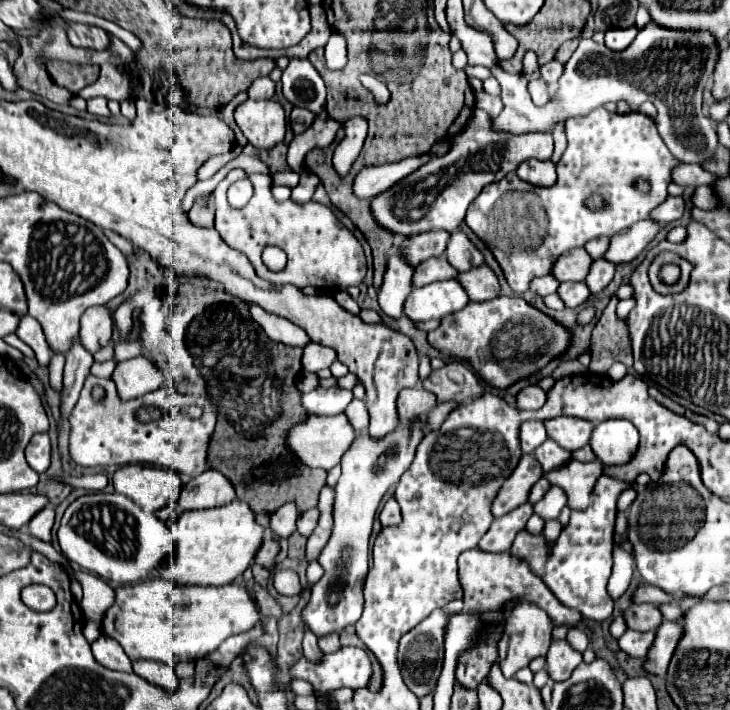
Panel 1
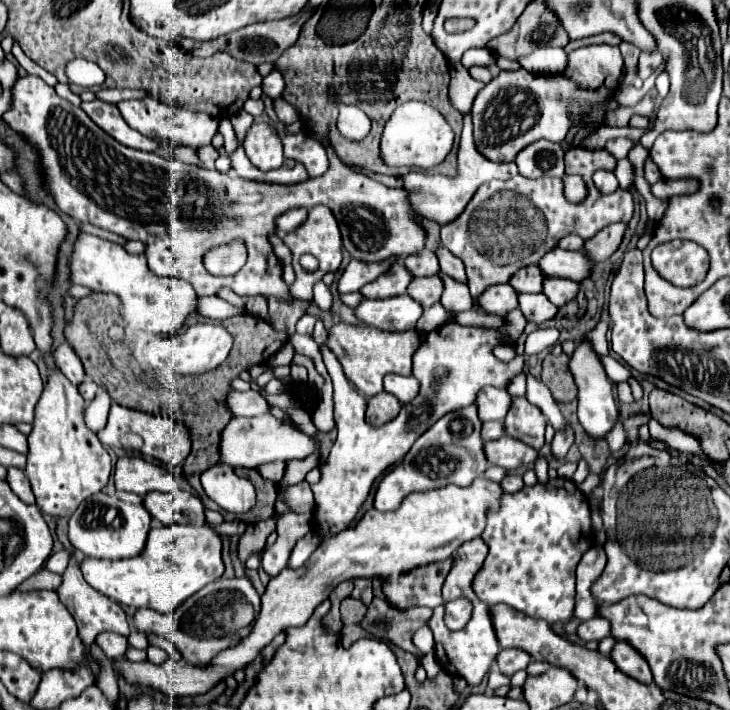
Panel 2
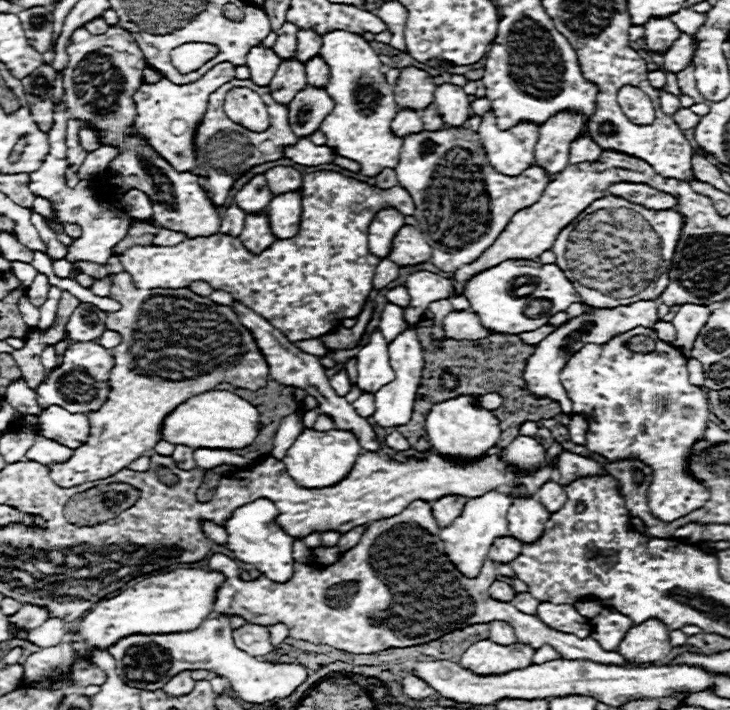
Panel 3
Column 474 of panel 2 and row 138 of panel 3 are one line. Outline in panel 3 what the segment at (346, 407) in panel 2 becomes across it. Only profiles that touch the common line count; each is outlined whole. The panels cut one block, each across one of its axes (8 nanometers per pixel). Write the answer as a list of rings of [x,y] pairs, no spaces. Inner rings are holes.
[[[334,30],[322,36],[320,56],[326,58],[330,68],[326,92],[330,92],[330,98],[334,100],[332,112],[320,126],[326,134],[326,146],[340,156],[356,160],[366,176],[376,176],[382,168],[396,168],[402,138],[396,138],[390,132],[390,122],[398,110],[392,86],[386,84],[386,78],[380,72],[382,62],[378,54],[360,34]]]

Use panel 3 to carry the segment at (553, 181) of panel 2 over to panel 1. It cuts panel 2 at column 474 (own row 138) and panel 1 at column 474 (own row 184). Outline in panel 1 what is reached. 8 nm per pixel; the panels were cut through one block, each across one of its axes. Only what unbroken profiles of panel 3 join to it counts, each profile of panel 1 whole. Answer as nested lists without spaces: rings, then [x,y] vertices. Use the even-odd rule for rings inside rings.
[[[600,108],[588,116],[570,118],[566,122],[566,136],[568,148],[558,164],[558,182],[554,186],[530,190],[528,182],[522,182],[516,174],[508,174],[506,182],[502,180],[502,188],[498,184],[486,186],[466,214],[466,224],[488,242],[518,296],[530,288],[534,278],[550,274],[556,258],[566,250],[584,246],[588,240],[600,236],[614,236],[648,216],[670,224],[680,220],[686,210],[682,196],[668,196],[670,174],[680,160],[664,146],[652,118],[640,112],[616,114]],[[636,178],[648,180],[650,192],[634,188]],[[592,194],[602,196],[604,208],[586,208],[586,200]]]

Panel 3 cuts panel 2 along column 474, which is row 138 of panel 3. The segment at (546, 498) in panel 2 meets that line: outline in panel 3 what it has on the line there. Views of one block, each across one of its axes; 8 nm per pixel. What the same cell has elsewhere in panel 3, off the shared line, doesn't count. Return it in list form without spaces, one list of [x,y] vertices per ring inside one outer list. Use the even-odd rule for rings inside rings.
[[[584,132],[582,136],[578,136],[578,140],[574,140],[574,142],[570,144],[568,162],[570,162],[570,164],[594,162],[594,160],[598,160],[600,154],[602,154],[602,148],[592,140],[592,136],[590,136],[588,132]]]

